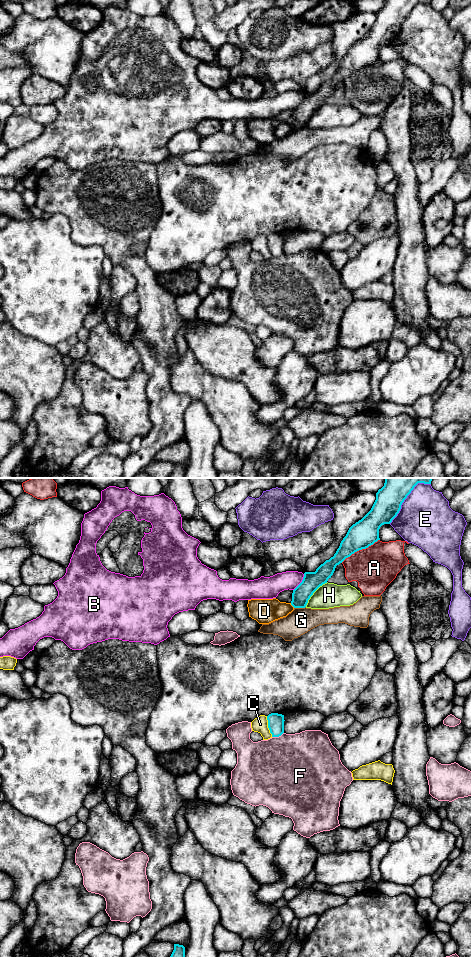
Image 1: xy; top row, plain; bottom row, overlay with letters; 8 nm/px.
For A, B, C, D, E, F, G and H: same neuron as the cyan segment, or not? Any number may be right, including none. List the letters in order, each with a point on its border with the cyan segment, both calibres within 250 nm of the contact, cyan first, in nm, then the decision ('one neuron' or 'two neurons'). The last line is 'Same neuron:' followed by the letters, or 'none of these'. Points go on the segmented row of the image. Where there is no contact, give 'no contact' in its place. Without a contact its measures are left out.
A: xy (360, 549) | 220/360 nm | two neurons
B: xy (301, 582) | 150/160 nm | two neurons
C: xy (268, 726) | 130/130 nm | two neurons
D: xy (292, 605) | 150/200 nm | two neurons
E: xy (406, 497) | 260/440 nm | two neurons
F: xy (277, 736) | 130/500 nm | two neurons
G: xy (299, 607) | 150/200 nm | two neurons
H: xy (313, 592) | 150/200 nm | two neurons
Same neuron: none of these

